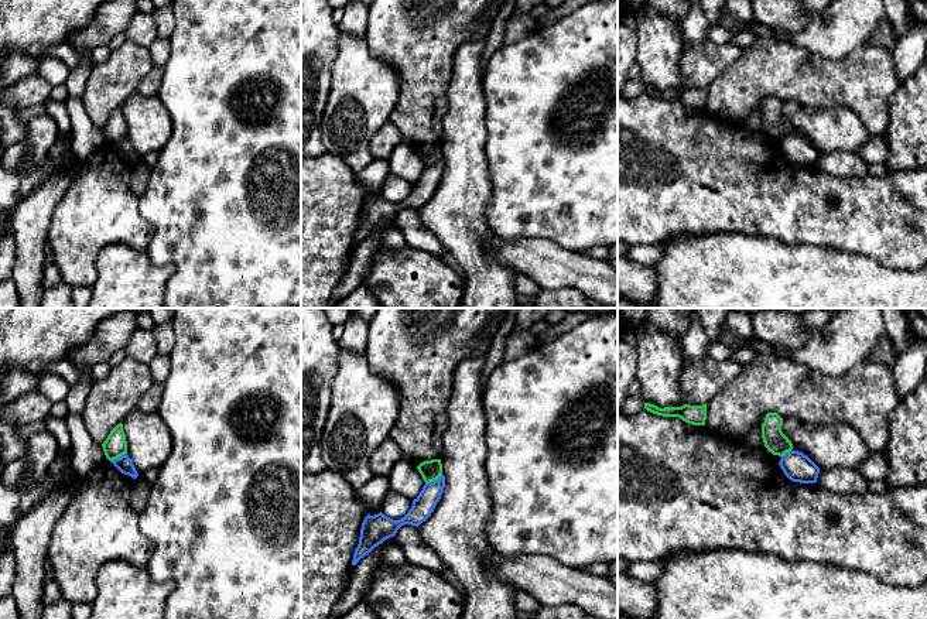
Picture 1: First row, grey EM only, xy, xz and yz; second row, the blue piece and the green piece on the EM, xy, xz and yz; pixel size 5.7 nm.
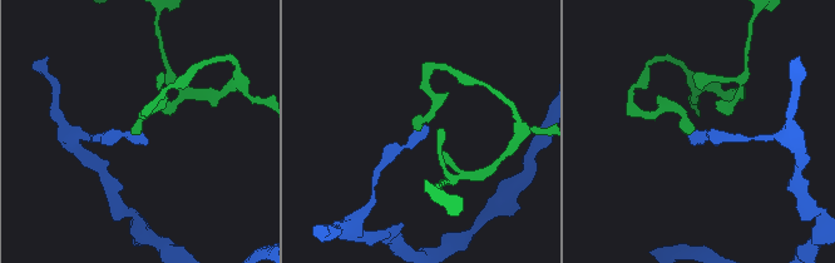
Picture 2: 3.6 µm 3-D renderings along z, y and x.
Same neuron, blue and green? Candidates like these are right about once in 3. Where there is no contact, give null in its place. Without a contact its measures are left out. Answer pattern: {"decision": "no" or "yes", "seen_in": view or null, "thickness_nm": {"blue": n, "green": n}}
{"decision": "no", "seen_in": "xy", "thickness_nm": {"blue": 90, "green": 130}}

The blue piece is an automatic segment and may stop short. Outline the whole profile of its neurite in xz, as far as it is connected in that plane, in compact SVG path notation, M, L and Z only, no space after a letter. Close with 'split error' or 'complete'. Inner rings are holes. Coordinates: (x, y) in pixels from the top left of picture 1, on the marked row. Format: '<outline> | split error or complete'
M444 475L434 482L425 483L420 495L413 500L413 506L408 513L398 520L390 519L382 512L374 516L367 514L362 523L359 544L355 550L352 565L356 565L360 558L367 555L384 540L394 537L401 526L411 524L418 527L425 521L439 502L444 488Z | complete

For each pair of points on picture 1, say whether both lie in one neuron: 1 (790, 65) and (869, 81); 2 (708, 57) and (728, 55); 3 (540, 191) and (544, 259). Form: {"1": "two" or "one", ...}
{"1": "one", "2": "one", "3": "two"}

